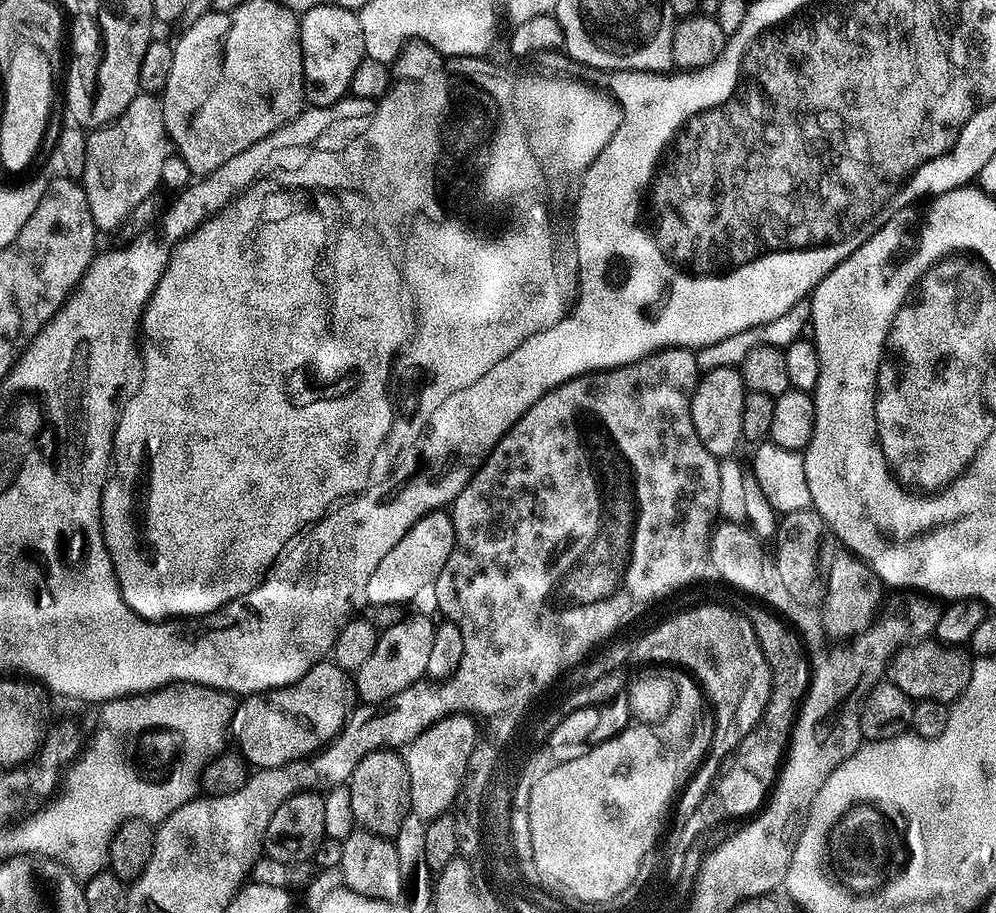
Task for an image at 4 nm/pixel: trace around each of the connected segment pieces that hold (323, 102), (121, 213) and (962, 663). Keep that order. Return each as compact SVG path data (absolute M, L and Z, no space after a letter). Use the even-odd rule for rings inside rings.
M321 2L299 17L304 99L313 108L329 108L349 95L348 87L358 62L366 59L360 17L353 9Z
M141 94L136 96L134 98L134 102L130 102L130 106L126 106L126 110L117 120L112 121L111 124L104 125L103 128L89 131L86 137L85 154L82 159L82 167L84 166L84 177L82 177L82 183L84 185L84 193L86 194L86 202L90 206L90 214L94 218L97 229L99 229L101 233L115 233L134 208L138 206L143 199L146 199L147 196L153 195L153 193L157 191L155 189L156 187L161 187L162 181L160 175L162 174L162 162L166 162L166 158L170 155L170 141L168 138L168 131L164 125L164 105L161 97L156 94Z
M935 638L918 640L900 648L888 661L887 679L913 701L943 700L951 702L960 697L972 677L973 657L960 646L945 644Z

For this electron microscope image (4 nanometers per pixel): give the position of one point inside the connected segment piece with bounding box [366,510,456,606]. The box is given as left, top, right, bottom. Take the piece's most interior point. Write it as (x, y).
(414, 564)

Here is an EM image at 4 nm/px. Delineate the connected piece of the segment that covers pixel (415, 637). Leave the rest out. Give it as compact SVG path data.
M405 615L404 619L380 632L374 654L354 674L357 697L365 704L377 704L428 676L430 650L434 650L436 624L428 616Z

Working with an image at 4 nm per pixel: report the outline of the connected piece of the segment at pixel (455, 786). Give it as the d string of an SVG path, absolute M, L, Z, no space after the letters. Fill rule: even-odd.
M468 714L447 716L418 734L418 738L403 749L402 755L410 774L411 815L427 822L445 815L455 805L471 751L478 743L475 723L477 721Z

